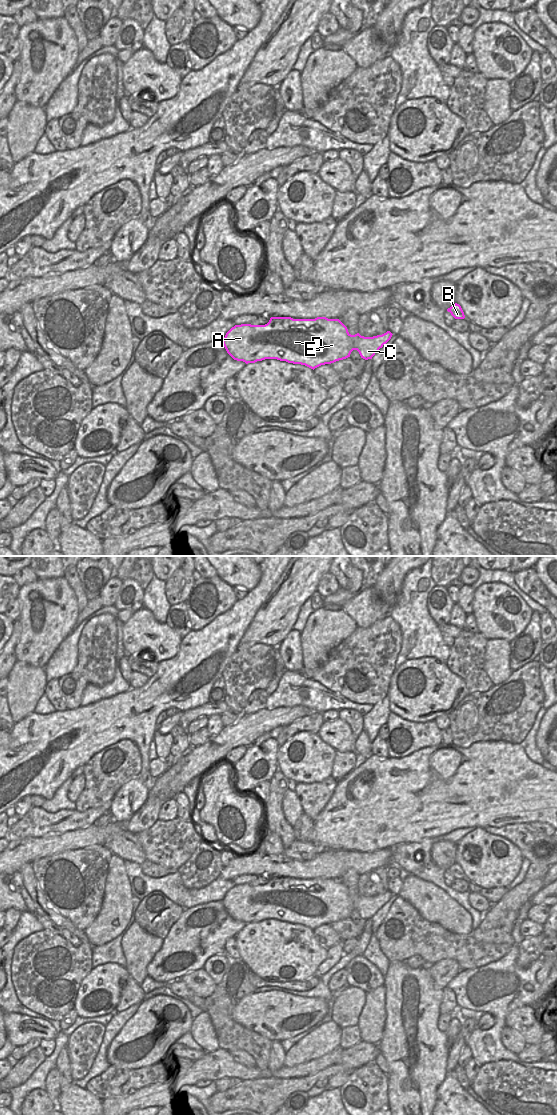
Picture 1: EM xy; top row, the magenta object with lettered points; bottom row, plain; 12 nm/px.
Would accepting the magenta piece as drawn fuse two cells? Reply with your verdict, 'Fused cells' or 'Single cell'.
Single cell

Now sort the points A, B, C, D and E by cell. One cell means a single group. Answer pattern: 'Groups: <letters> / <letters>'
Groups: A B C D E

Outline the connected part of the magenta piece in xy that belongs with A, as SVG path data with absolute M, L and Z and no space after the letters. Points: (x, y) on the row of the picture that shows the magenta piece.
M271 317L269 322L265 325L235 325L226 333L222 342L227 353L234 360L243 361L246 364L265 359L277 359L288 363L305 365L314 370L321 365L331 364L350 357L353 350L357 350L361 358L365 360L372 359L375 353L391 339L392 335L390 331L373 337L364 337L359 333L351 335L347 327L339 319L328 319L326 317L317 317L315 319Z

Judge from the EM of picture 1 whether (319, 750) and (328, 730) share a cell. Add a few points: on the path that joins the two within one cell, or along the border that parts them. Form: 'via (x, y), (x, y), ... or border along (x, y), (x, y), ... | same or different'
border along (317, 733), (336, 750) | different

